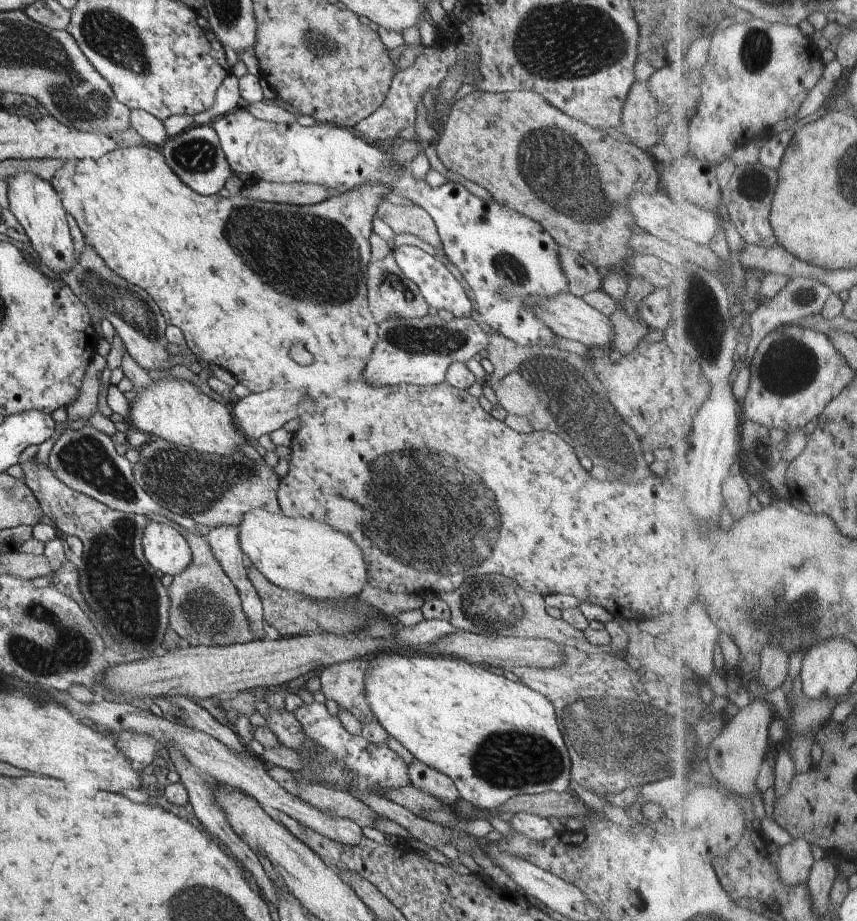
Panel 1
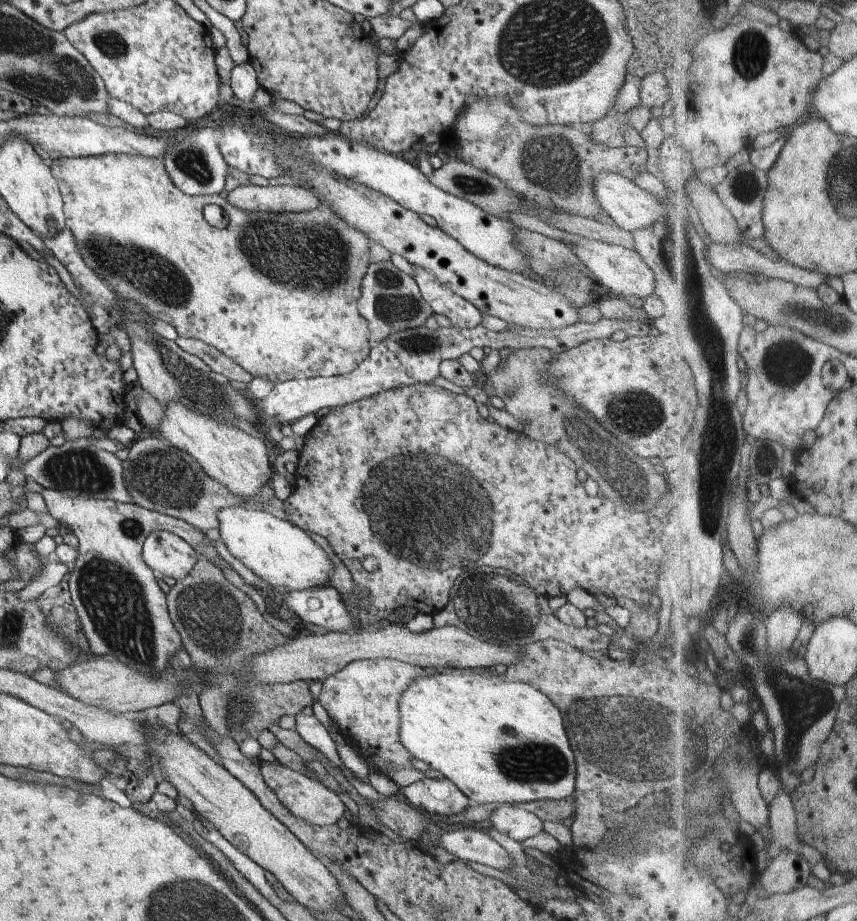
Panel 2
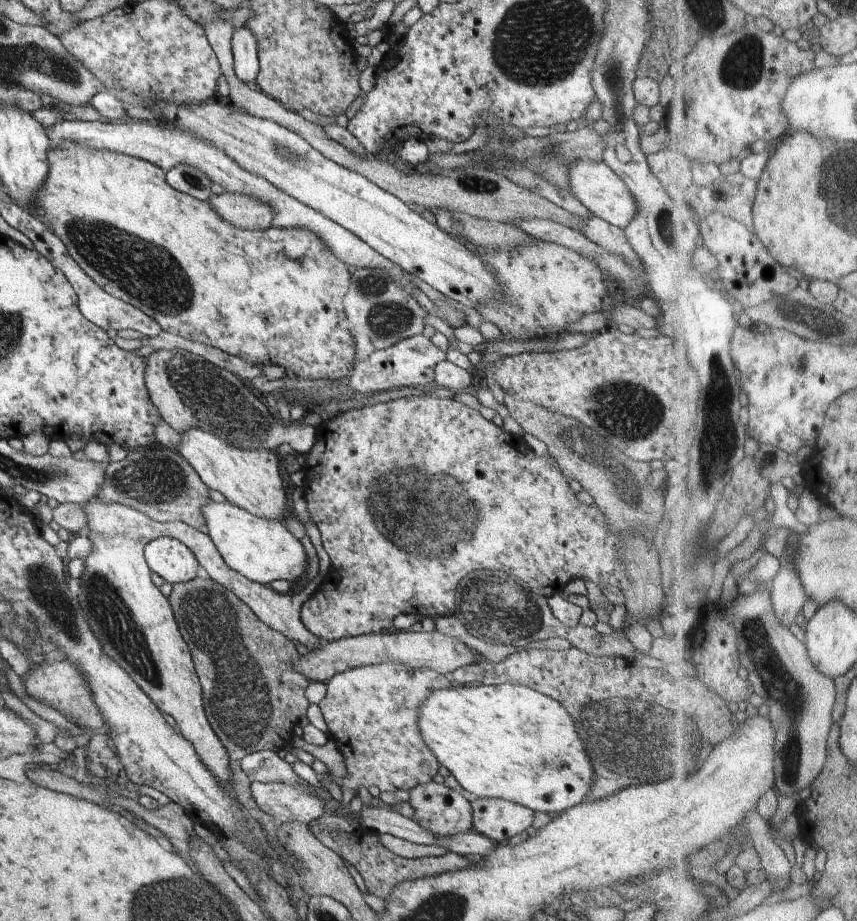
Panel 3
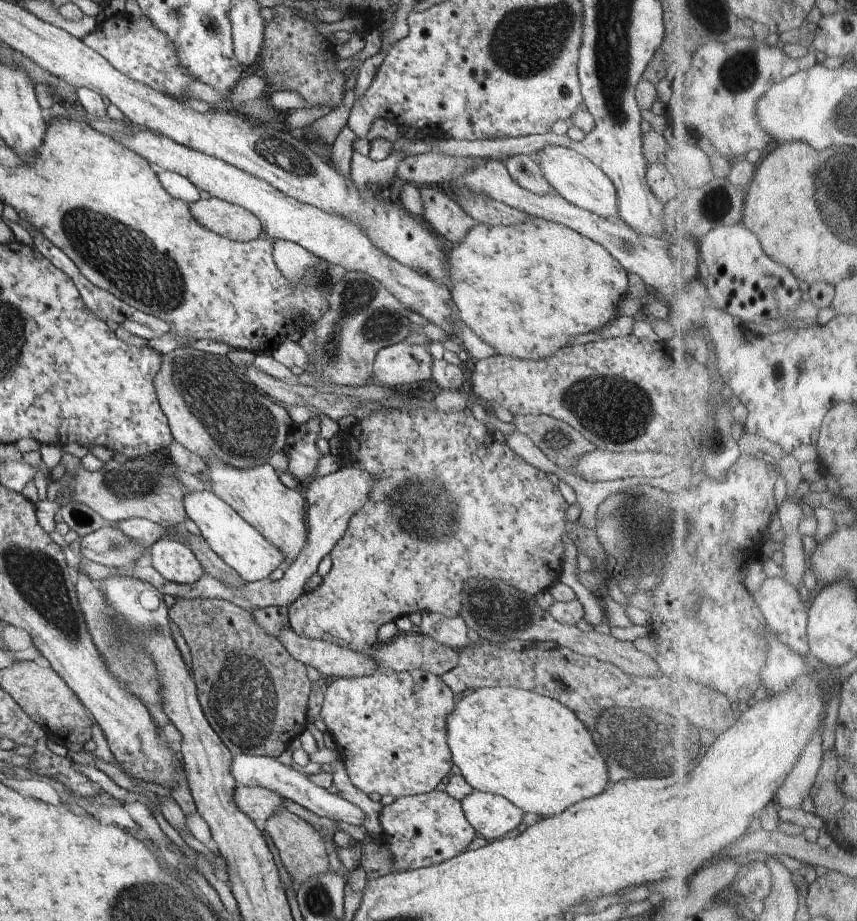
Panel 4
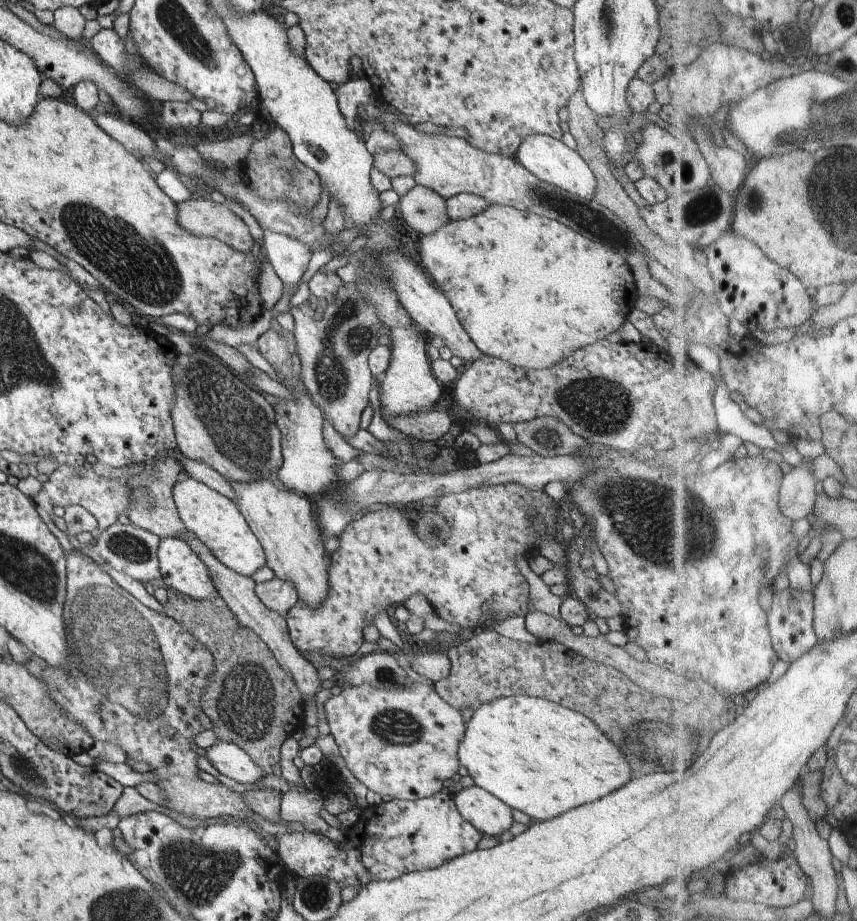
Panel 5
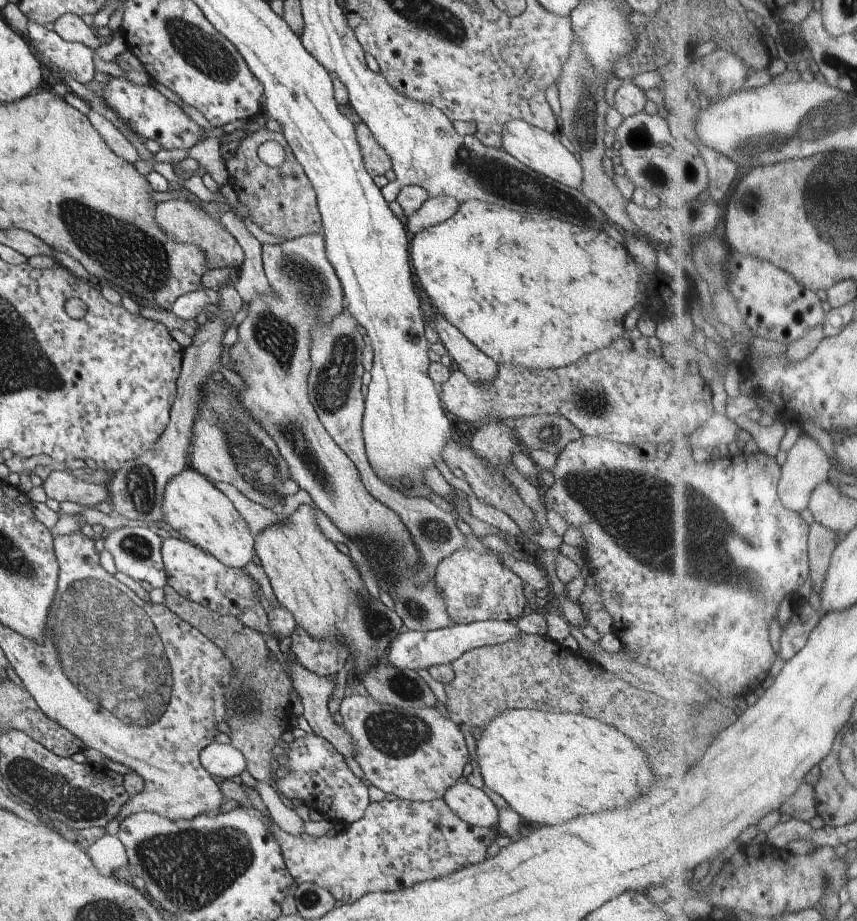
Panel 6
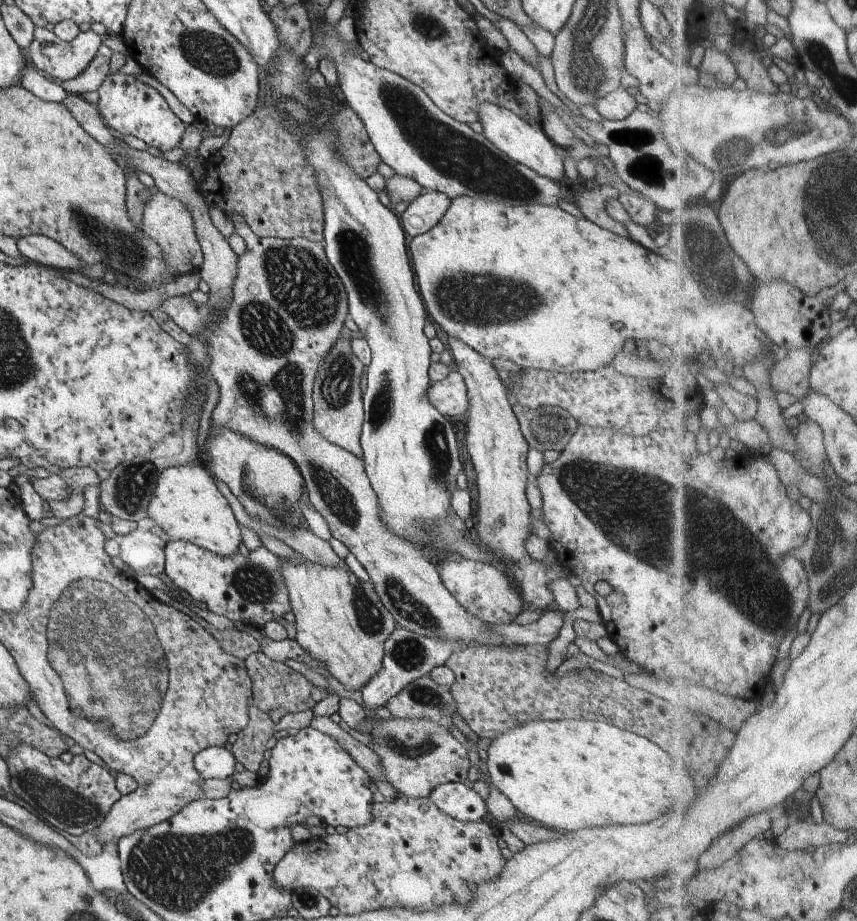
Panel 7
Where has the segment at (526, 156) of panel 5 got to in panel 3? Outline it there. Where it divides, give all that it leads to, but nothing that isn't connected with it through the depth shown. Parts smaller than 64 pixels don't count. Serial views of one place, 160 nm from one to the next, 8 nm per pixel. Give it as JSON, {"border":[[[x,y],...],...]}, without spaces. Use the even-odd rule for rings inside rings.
{"border":[[[577,159],[569,164],[567,172],[570,192],[596,217],[613,224],[625,226],[632,220],[635,213],[635,202],[625,182],[612,172],[602,161]]]}

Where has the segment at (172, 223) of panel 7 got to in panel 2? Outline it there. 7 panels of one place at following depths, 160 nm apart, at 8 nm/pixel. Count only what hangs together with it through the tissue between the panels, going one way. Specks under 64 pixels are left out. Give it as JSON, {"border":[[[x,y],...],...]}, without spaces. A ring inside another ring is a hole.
{"border":[[[248,184],[228,193],[226,200],[242,211],[304,213],[320,207],[315,194],[300,186]]]}

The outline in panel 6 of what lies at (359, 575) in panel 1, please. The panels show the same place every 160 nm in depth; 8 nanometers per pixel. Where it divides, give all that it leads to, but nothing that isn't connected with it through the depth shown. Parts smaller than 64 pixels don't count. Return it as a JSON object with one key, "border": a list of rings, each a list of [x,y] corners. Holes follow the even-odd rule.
{"border":[[[188,465],[179,474],[173,475],[164,488],[164,502],[162,502],[164,521],[190,540],[192,545],[212,554],[226,567],[243,569],[253,560],[255,555],[255,536],[249,530],[240,512],[228,500],[212,481],[206,479]]]}

